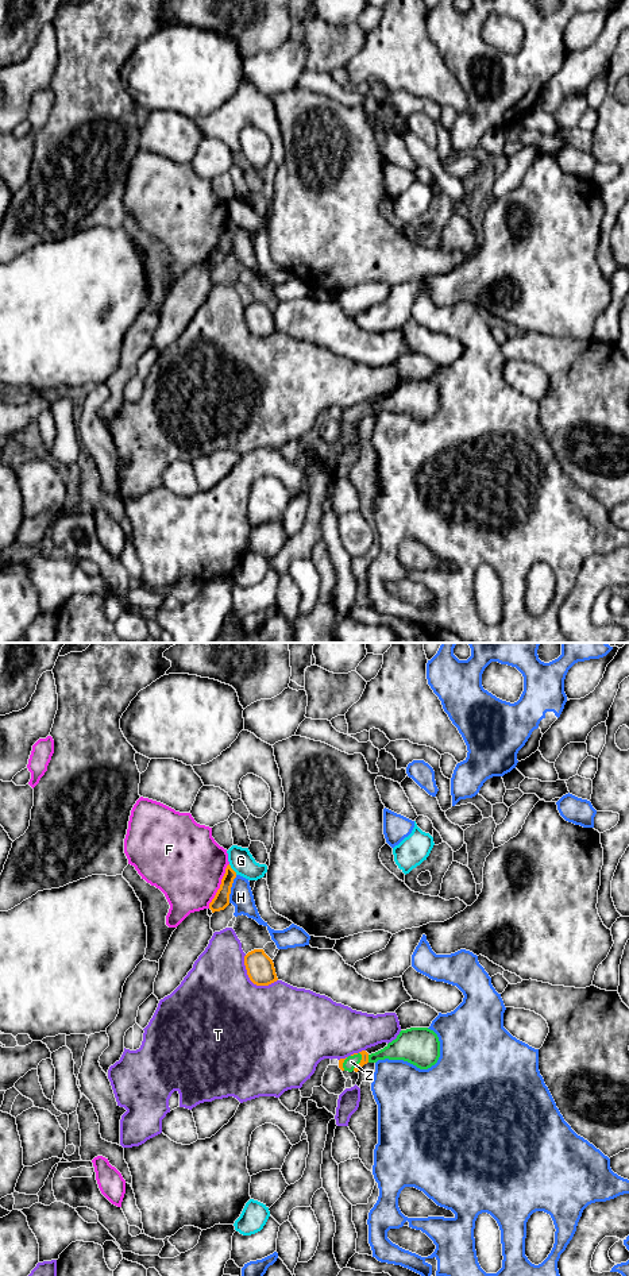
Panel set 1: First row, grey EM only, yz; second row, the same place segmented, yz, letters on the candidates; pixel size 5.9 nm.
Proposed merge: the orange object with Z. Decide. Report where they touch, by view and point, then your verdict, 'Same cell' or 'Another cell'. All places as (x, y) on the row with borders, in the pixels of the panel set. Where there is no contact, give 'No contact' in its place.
Touches orange at yz (361, 1061). Same cell

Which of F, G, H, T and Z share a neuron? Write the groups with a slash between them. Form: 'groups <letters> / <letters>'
groups F / G / H / T / Z

